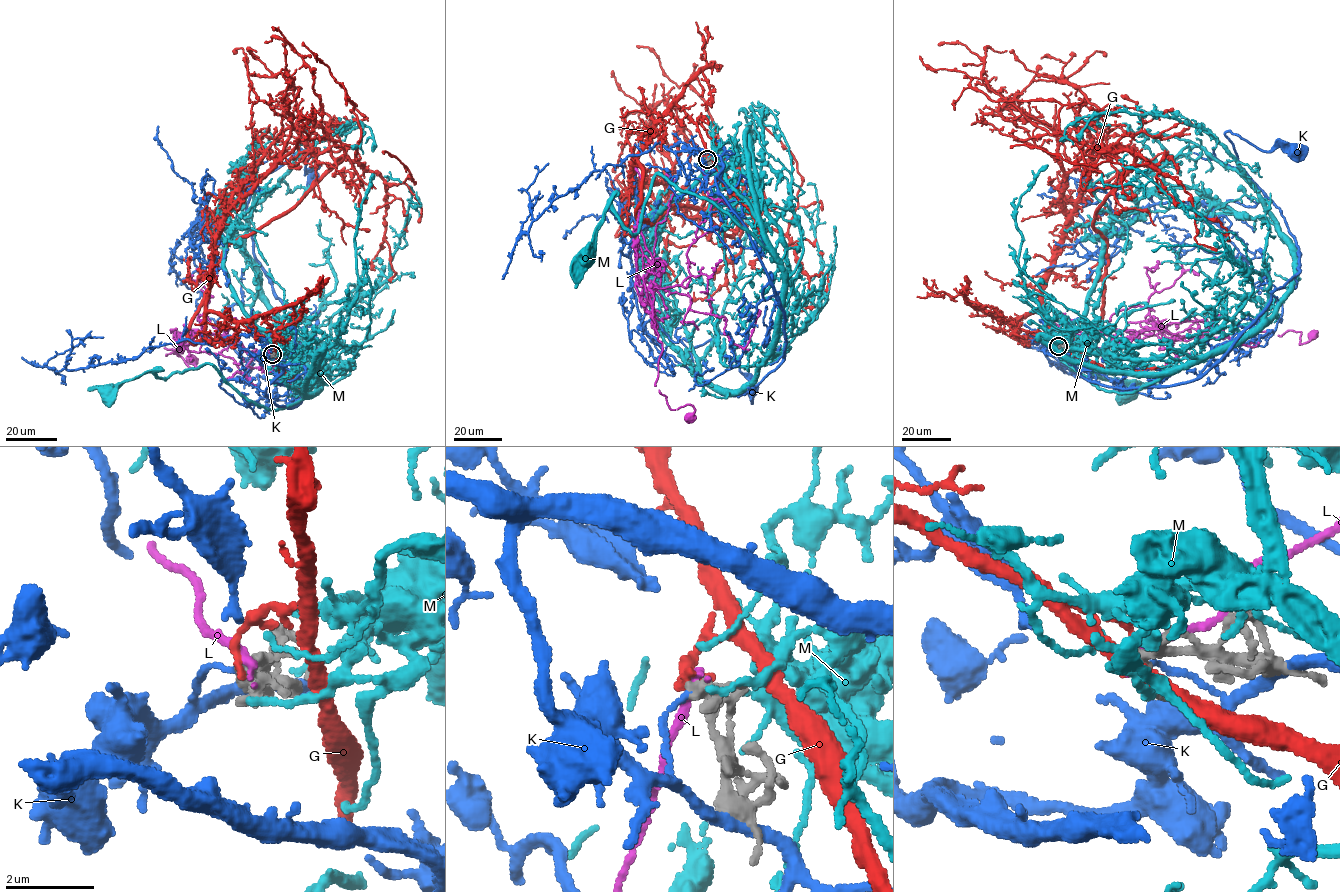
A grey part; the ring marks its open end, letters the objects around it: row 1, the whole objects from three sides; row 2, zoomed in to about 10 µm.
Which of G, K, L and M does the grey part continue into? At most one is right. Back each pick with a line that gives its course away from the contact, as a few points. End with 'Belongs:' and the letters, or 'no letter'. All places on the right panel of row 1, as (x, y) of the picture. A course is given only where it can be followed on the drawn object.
Belongs: no letter

